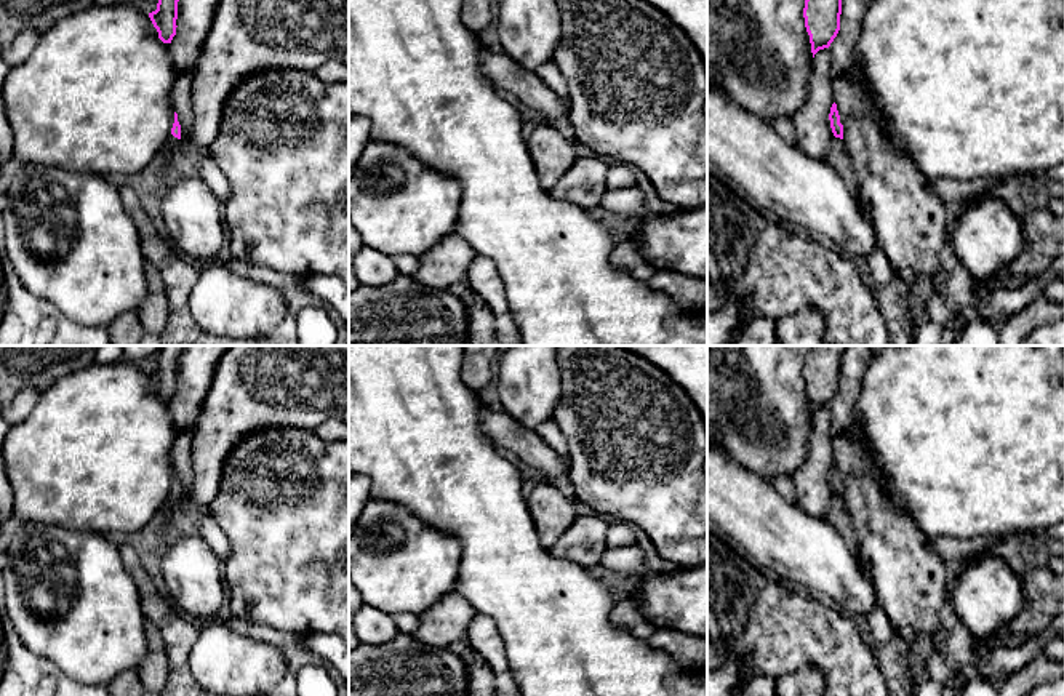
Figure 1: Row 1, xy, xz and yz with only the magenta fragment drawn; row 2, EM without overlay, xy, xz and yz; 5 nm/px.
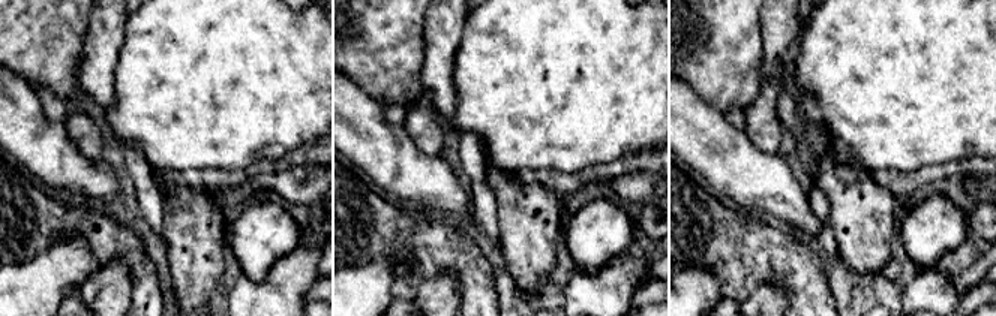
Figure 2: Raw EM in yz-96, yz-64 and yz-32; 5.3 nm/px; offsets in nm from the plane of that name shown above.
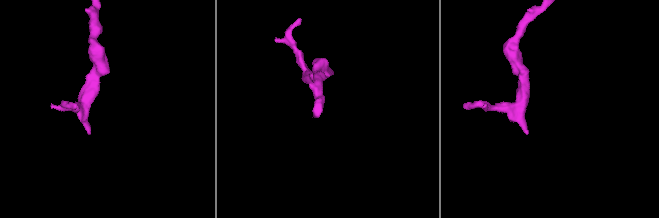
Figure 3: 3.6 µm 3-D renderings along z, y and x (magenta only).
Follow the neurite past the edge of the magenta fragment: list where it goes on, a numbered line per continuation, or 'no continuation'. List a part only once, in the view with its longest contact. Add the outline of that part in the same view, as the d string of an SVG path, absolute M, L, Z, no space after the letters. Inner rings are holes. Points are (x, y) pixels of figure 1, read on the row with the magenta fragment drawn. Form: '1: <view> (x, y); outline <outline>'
1: xy (167, 151); outline M173 134L168 136L168 139L166 139L166 142L165 142L165 146L163 146L163 149L162 149L160 154L158 154L163 162L170 162L170 160L171 160L173 147L174 147L174 144L176 144L178 141L179 141L179 139L174 138Z

